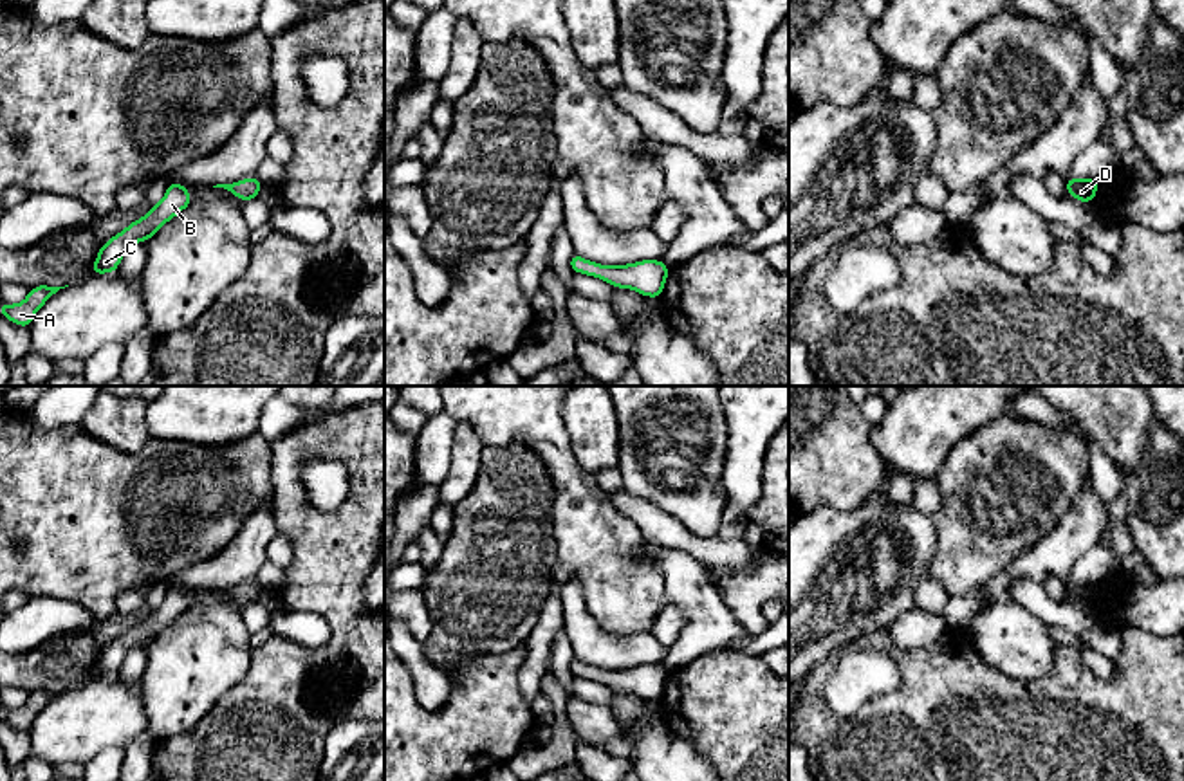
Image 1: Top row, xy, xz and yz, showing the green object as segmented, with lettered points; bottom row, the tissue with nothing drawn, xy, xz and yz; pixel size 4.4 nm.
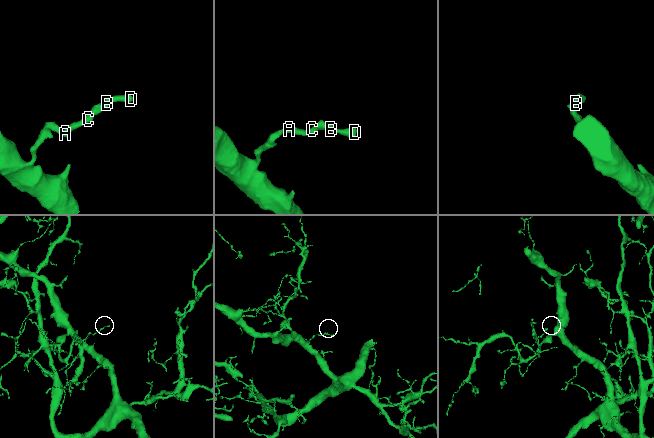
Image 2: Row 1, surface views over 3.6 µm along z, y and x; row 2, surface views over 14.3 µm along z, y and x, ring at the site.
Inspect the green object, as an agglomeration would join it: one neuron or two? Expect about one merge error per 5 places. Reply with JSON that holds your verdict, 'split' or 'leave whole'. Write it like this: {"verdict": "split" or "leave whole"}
{"verdict": "leave whole"}

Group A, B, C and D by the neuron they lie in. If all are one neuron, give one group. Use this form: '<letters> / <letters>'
A B C D

